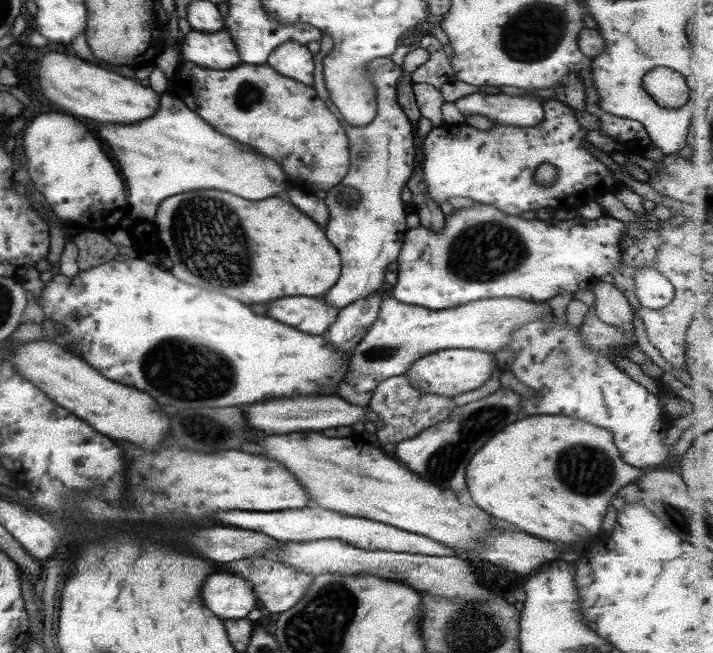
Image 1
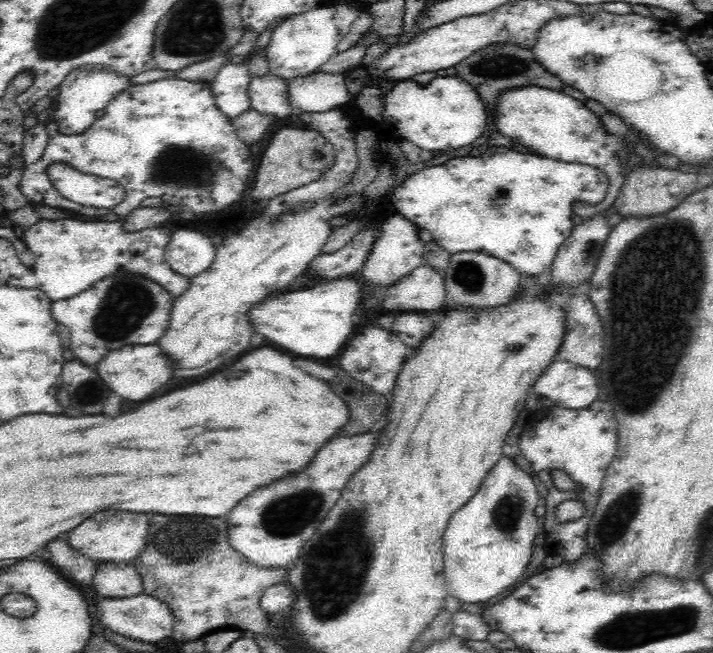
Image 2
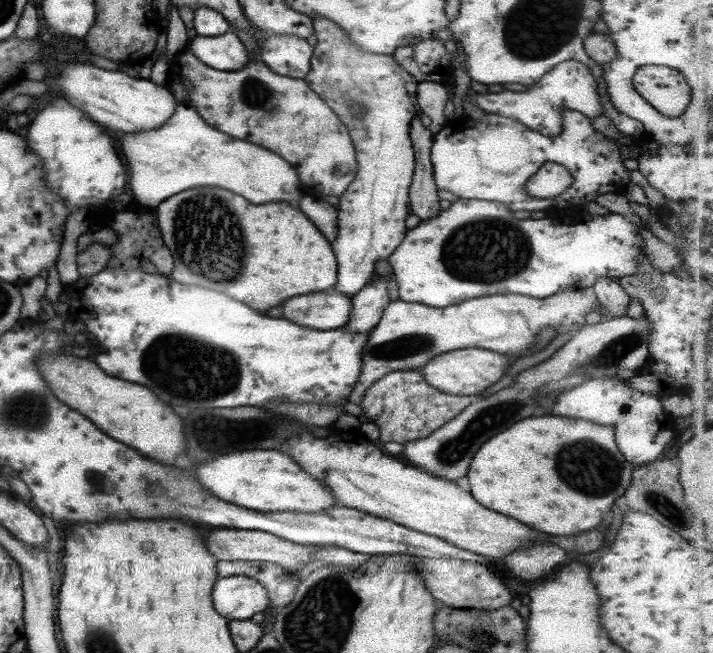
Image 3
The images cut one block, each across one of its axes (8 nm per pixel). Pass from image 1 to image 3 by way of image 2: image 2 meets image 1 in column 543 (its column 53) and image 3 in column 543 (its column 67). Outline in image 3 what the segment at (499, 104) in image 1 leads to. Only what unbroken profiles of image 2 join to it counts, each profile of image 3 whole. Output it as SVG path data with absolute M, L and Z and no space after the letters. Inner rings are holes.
M568 58L566 62L560 62L552 70L548 70L546 75L542 76L538 82L534 82L530 89L524 92L503 90L498 94L478 94L474 97L466 95L462 102L464 105L478 106L484 113L516 118L524 126L528 126L544 136L556 138L563 129L560 109L582 112L590 119L604 115L600 105L600 96L598 96L598 84L599 82L594 80L594 76L586 64Z

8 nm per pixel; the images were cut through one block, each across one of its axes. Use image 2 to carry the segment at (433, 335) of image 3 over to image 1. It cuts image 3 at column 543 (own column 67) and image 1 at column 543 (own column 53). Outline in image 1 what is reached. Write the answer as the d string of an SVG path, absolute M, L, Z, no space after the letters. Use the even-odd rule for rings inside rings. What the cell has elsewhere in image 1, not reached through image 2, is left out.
M386 298L381 300L376 322L351 351L348 371L342 383L338 383L336 394L348 404L366 407L378 384L390 376L406 374L415 360L451 348L476 349L493 354L506 348L516 328L541 320L552 312L547 302L534 303L518 298L478 300L438 311Z

